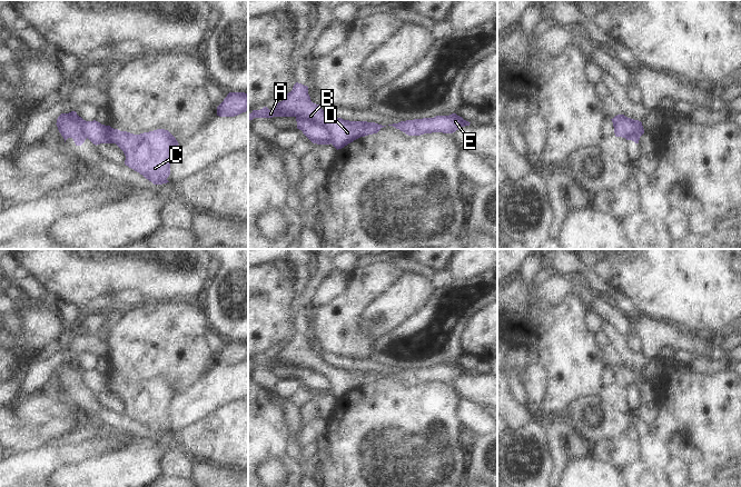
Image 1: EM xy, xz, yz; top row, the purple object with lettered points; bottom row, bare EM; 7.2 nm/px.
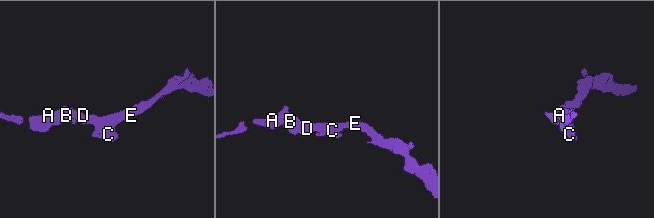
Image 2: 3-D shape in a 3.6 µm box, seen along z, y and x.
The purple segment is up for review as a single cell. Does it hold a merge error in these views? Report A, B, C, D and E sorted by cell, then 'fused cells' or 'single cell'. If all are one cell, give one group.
groups A B C D E; single cell

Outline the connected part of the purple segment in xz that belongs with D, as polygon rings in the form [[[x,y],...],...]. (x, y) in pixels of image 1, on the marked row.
[[[296,82],[293,90],[274,106],[273,110],[264,107],[253,110],[248,119],[295,117],[297,129],[317,145],[333,145],[337,150],[354,140],[377,133],[383,127],[375,122],[349,121],[328,116],[319,105],[314,103],[308,95],[308,87]]]

